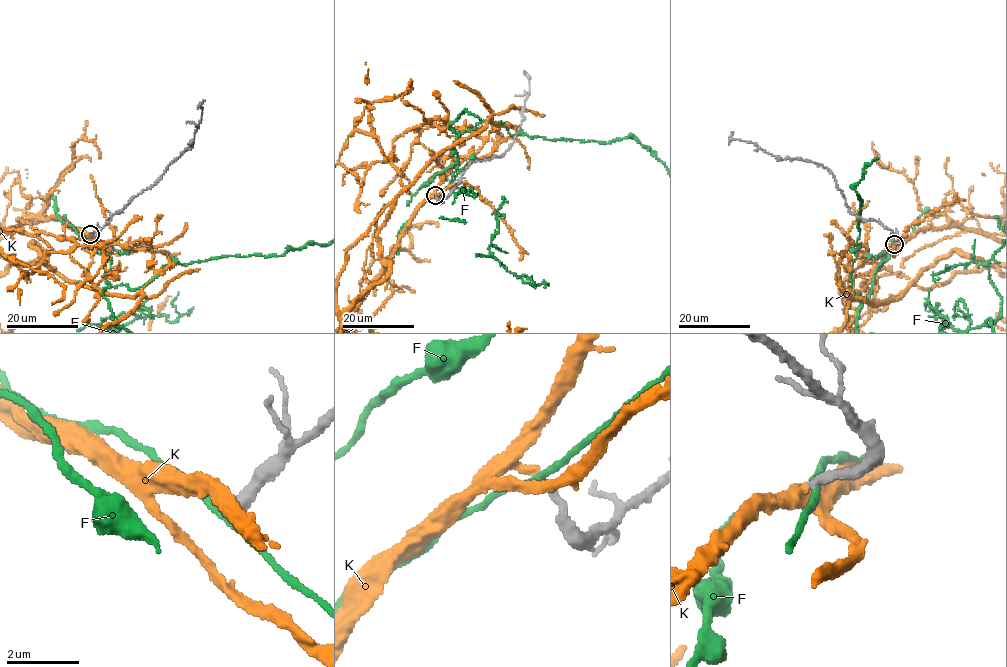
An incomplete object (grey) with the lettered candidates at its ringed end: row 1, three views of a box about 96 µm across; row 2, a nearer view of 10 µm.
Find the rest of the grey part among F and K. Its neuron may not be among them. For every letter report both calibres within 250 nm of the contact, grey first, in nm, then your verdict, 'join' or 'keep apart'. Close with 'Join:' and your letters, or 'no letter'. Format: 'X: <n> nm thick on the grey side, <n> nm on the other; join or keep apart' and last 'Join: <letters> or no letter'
F: 200 nm thick on the grey side, 160 nm on the other; keep apart
K: 200 nm thick on the grey side, 200 nm on the other; join
Join: K

